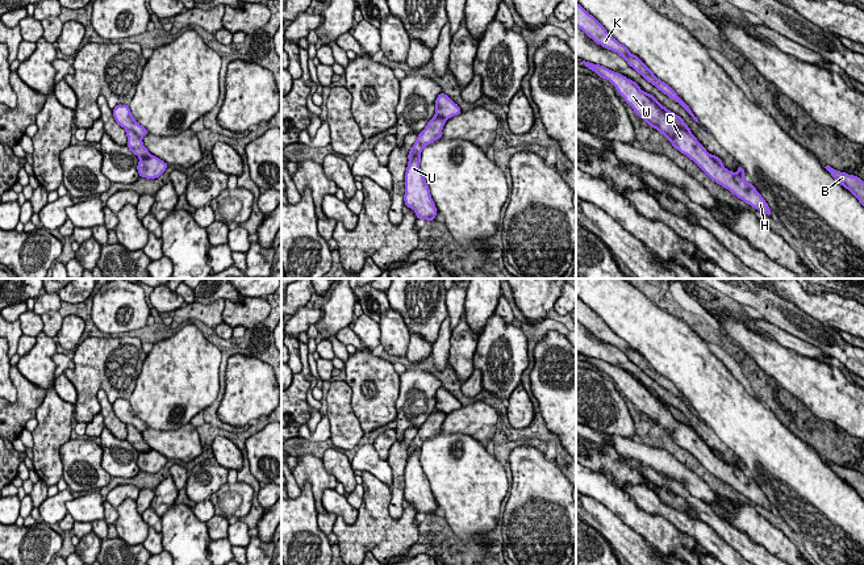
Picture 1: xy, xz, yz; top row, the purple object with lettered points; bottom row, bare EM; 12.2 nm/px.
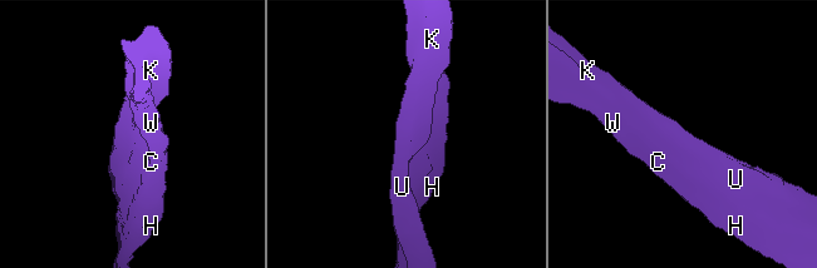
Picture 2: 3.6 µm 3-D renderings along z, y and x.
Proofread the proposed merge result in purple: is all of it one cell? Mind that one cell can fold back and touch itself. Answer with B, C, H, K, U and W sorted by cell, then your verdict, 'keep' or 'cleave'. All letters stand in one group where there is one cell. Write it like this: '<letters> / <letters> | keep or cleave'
B K U / C H W | cleave

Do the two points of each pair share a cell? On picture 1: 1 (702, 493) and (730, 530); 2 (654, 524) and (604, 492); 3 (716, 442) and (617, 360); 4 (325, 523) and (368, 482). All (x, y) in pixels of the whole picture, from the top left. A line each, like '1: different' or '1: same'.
1: different
2: same
3: same
4: different

